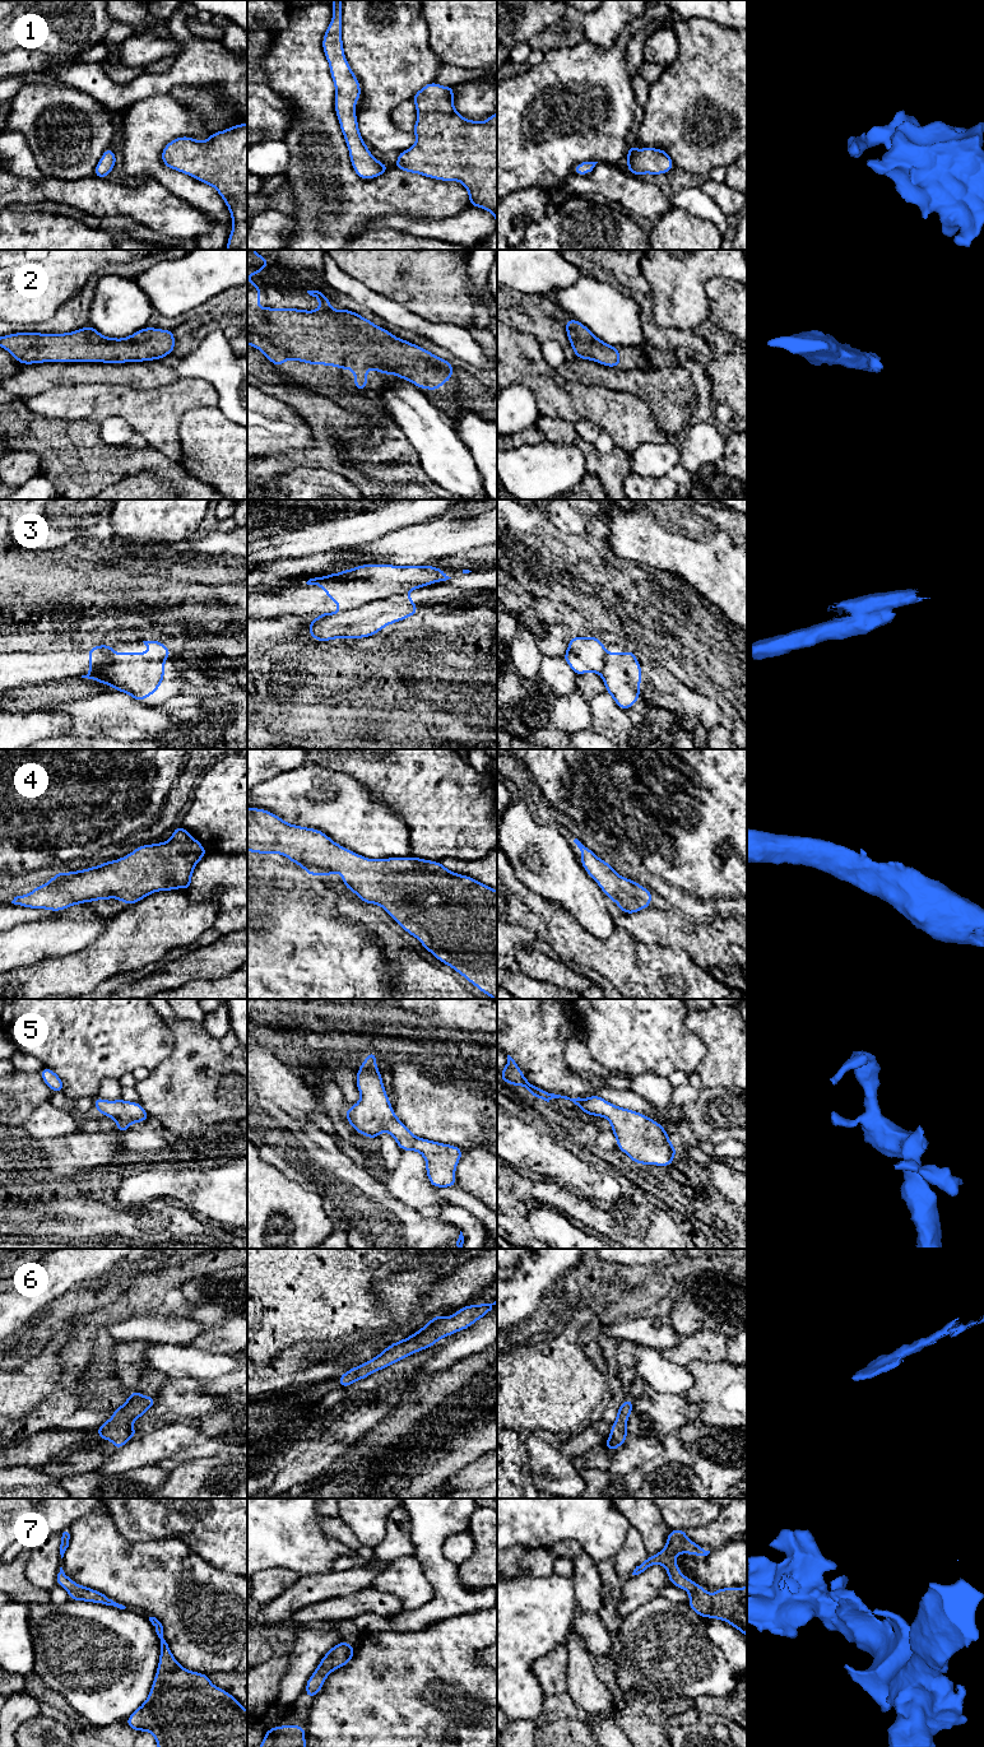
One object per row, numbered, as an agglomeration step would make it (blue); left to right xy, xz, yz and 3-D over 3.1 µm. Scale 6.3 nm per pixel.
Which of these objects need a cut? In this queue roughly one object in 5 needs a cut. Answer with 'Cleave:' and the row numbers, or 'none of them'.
Cleave: 3

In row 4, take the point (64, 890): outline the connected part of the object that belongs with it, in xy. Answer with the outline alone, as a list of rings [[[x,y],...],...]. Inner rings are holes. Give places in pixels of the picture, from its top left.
[[[180,826],[168,841],[140,845],[119,860],[84,870],[56,873],[48,883],[14,897],[11,903],[62,911],[97,900],[119,898],[129,906],[158,891],[191,891],[191,874],[206,854],[204,846]]]

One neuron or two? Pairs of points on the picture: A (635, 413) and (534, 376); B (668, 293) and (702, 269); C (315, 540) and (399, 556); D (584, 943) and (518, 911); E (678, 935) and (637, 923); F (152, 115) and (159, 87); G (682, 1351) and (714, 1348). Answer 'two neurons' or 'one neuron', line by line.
A: one neuron
B: one neuron
C: two neurons
D: one neuron
E: one neuron
F: two neurons
G: one neuron

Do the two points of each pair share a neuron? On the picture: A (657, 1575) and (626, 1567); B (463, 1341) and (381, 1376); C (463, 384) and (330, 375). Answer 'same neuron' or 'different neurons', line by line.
A: different neurons
B: different neurons
C: same neuron

